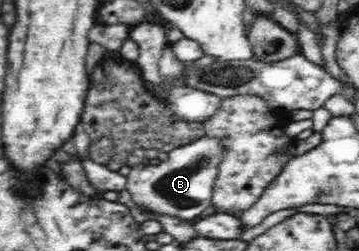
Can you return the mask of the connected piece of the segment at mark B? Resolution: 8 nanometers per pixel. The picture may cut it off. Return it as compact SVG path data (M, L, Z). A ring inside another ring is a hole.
M204 136L168 153L168 159L156 165L140 165L124 170L127 176L125 189L138 209L151 211L153 215L169 215L191 221L211 204L218 165L226 155L220 138Z

